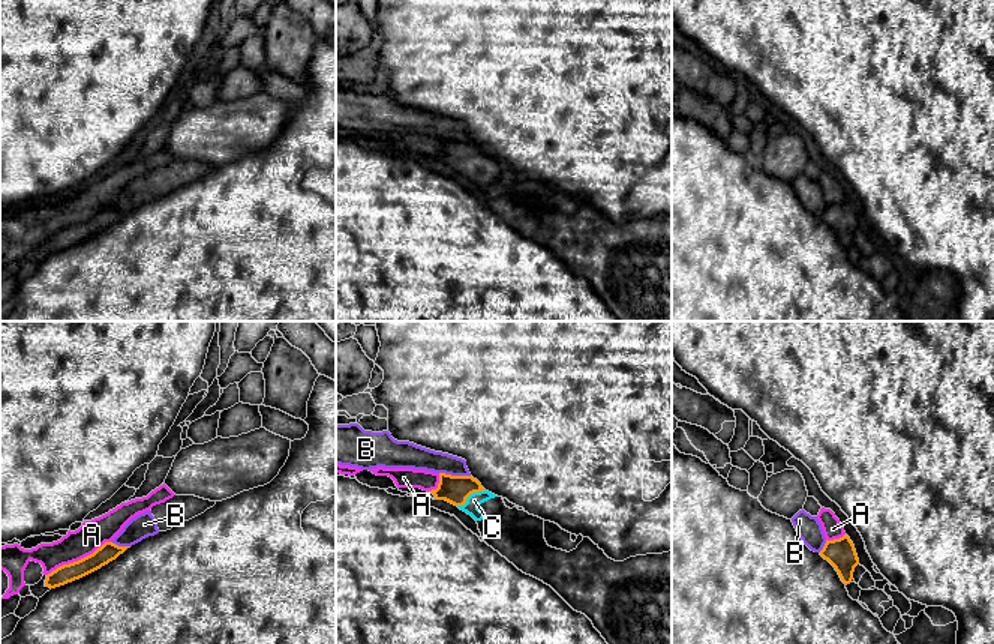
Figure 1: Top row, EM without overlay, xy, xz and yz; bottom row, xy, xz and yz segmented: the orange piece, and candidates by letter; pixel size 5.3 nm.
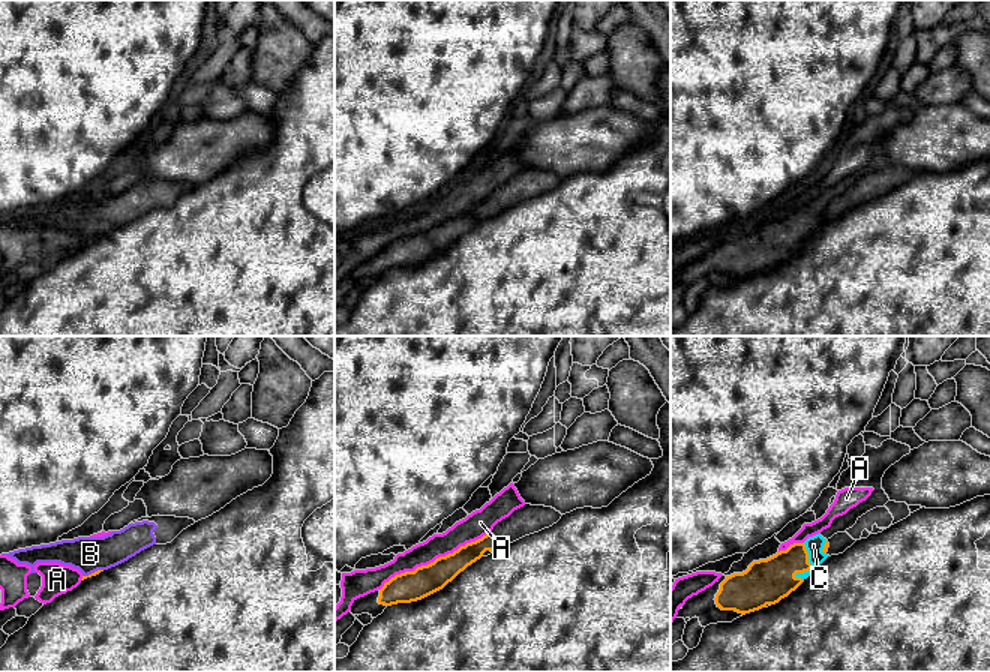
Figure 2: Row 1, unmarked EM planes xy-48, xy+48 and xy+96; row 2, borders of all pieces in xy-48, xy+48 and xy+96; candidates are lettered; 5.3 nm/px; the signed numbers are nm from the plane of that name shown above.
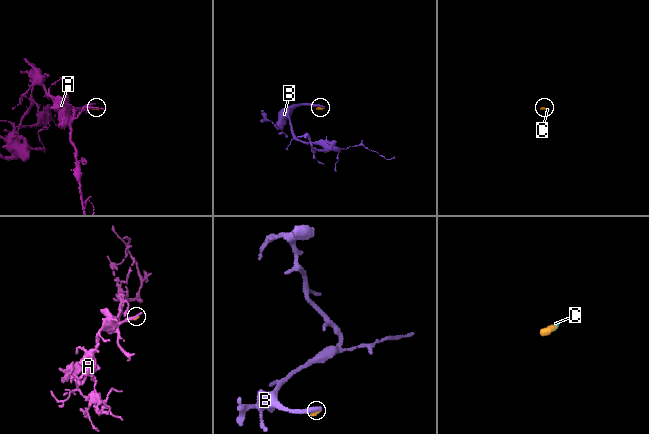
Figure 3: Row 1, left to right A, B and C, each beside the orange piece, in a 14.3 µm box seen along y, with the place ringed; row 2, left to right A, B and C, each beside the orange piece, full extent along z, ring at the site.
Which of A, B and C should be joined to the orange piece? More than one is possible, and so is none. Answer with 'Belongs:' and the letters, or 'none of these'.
Belongs: C

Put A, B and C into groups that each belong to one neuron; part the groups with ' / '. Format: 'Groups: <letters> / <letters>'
Groups: A / B / C

